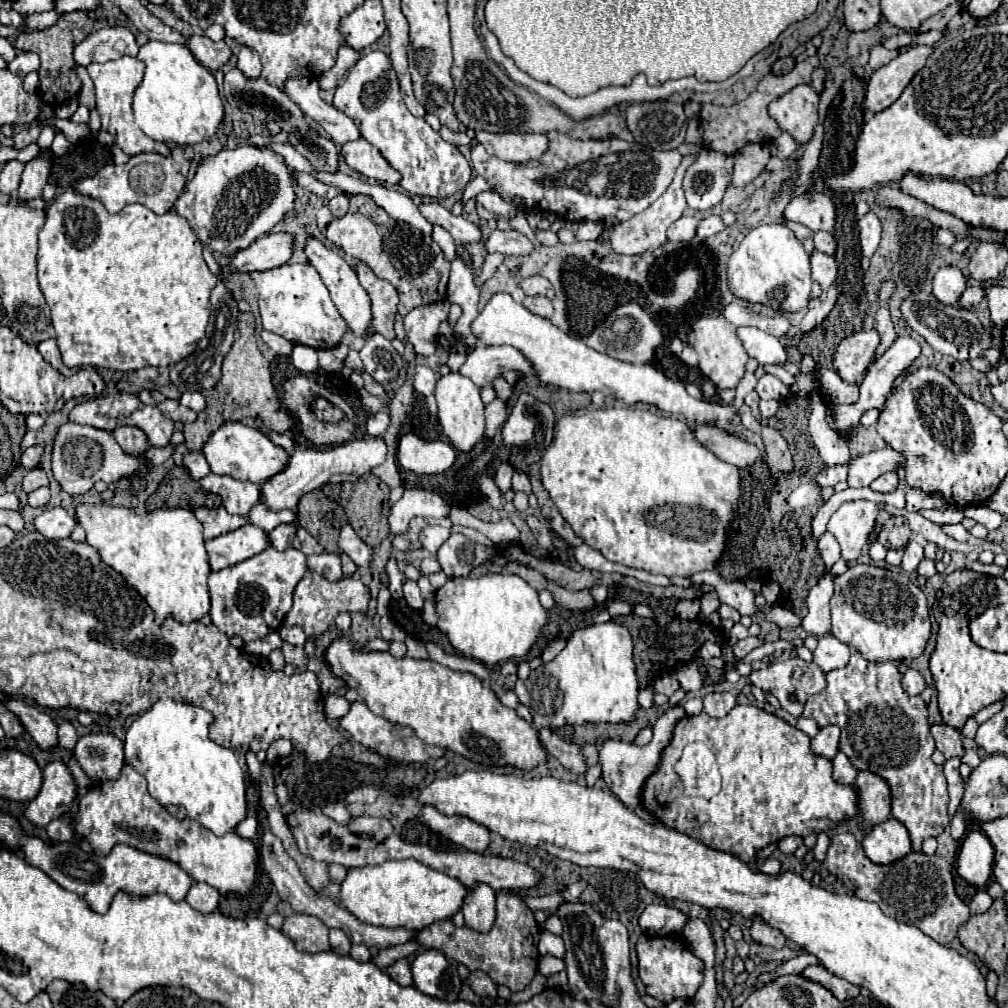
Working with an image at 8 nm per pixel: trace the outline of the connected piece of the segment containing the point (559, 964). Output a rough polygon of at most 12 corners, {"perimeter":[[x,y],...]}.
{"perimeter":[[542,958],[540,970],[546,976],[564,970],[564,960]]}

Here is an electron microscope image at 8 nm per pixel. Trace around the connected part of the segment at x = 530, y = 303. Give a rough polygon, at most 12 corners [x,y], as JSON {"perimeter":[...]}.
{"perimeter":[[526,296],[524,306],[544,318],[552,318],[554,306],[546,296]]}

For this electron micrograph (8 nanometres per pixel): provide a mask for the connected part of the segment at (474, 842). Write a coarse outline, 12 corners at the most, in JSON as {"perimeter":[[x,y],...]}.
{"perimeter":[[432,804],[424,824],[472,852],[490,842],[486,826],[466,816],[446,816]]}

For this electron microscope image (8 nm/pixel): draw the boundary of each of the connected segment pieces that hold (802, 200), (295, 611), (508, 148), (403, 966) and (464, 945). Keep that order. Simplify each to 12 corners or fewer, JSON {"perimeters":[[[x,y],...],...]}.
{"perimeters":[[[824,192],[798,194],[782,218],[814,232],[832,230],[834,202]],[[308,570],[284,626],[320,636],[338,612],[364,612],[362,580]],[[476,132],[488,154],[506,162],[540,158],[544,134]],[[406,958],[386,968],[392,980],[410,986],[412,972]],[[496,896],[488,934],[452,920],[418,930],[468,970],[518,992],[538,970],[534,912]]]}

